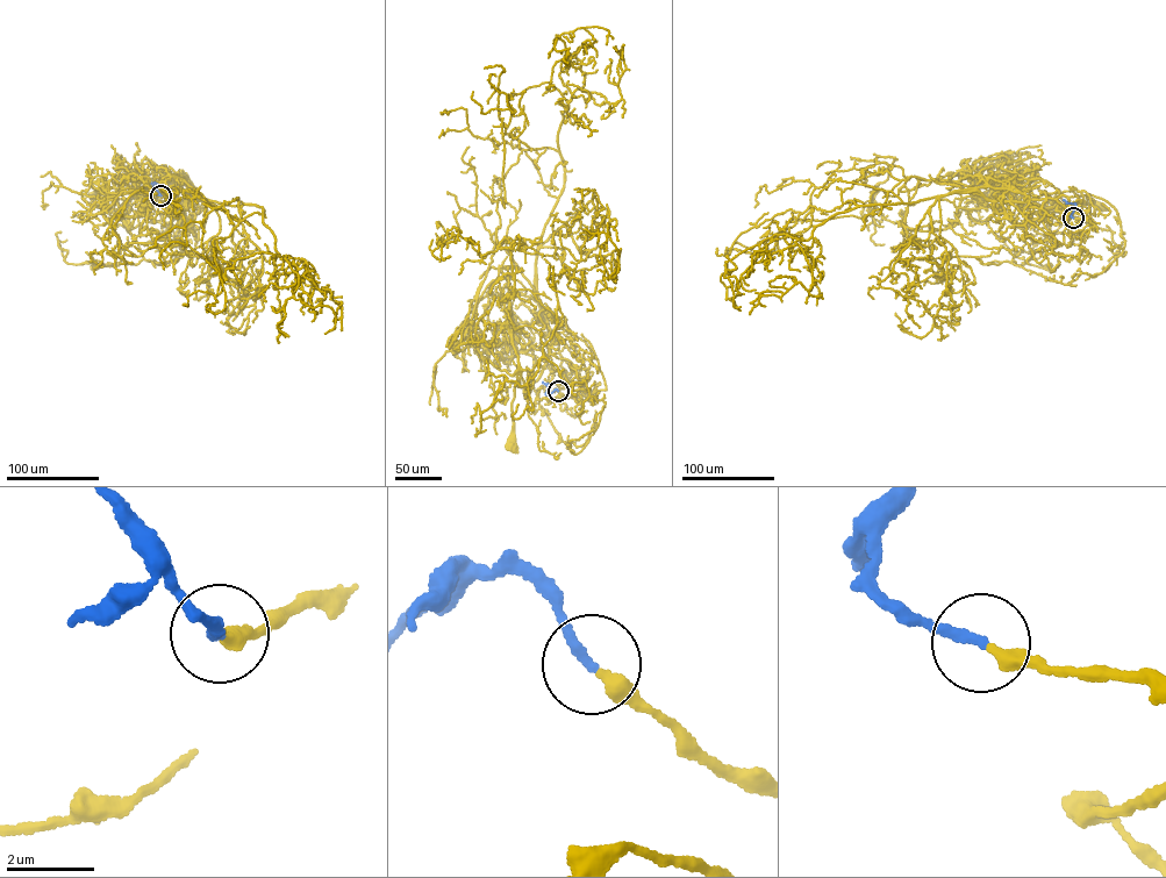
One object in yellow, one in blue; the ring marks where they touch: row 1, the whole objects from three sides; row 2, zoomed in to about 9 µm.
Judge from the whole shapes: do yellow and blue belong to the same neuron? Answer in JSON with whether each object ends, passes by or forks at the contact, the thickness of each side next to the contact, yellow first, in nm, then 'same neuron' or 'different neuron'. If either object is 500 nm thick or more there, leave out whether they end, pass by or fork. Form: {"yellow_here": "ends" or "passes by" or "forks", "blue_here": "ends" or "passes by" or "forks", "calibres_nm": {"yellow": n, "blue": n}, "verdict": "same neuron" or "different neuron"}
{"yellow_here": "ends", "blue_here": "ends", "calibres_nm": {"yellow": 360, "blue": 240}, "verdict": "same neuron"}

